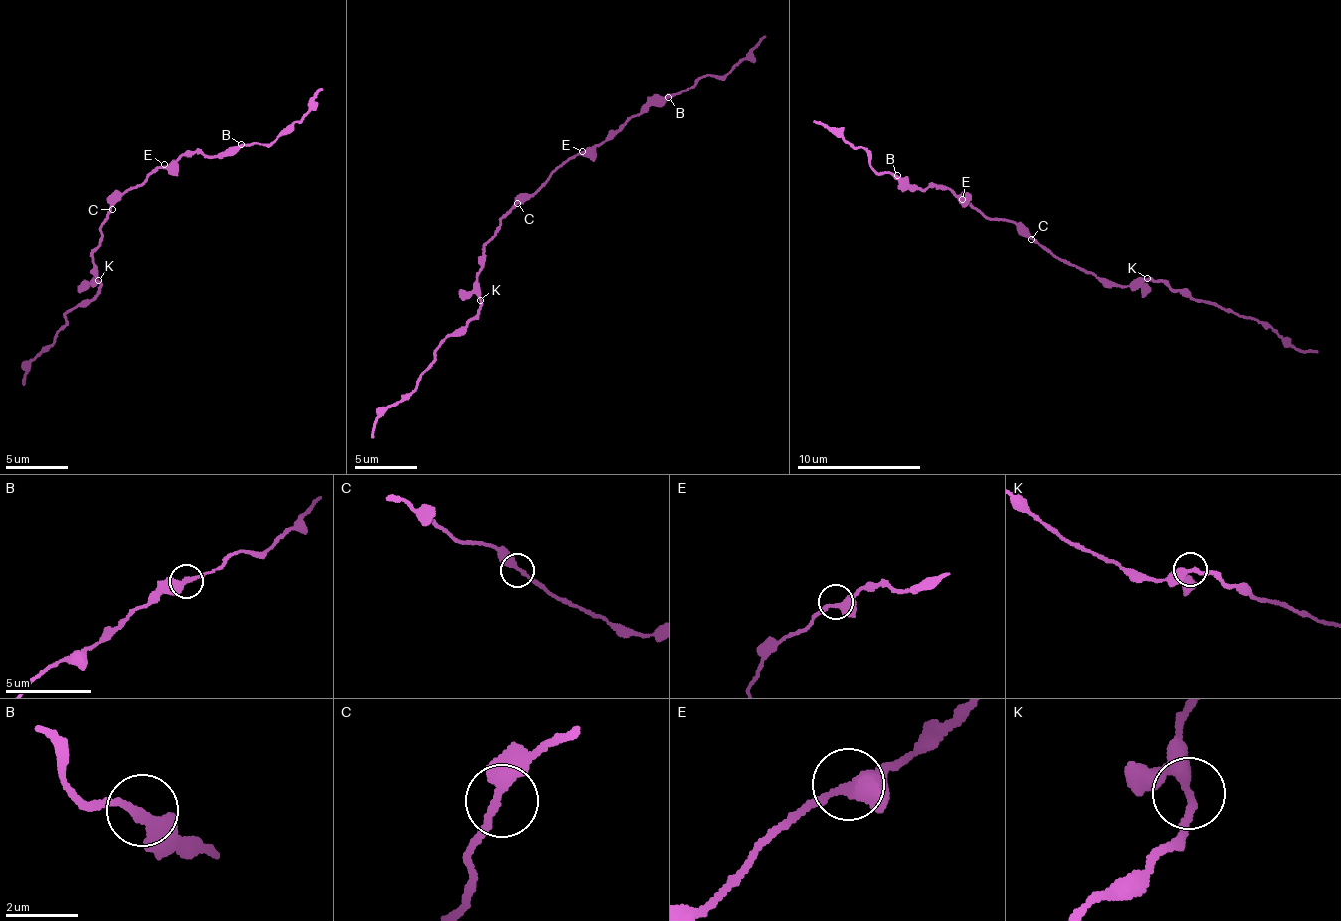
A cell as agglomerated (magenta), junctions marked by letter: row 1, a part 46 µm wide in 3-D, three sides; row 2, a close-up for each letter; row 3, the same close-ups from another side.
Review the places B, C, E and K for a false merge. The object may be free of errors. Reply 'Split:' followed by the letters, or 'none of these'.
Split: none of these

